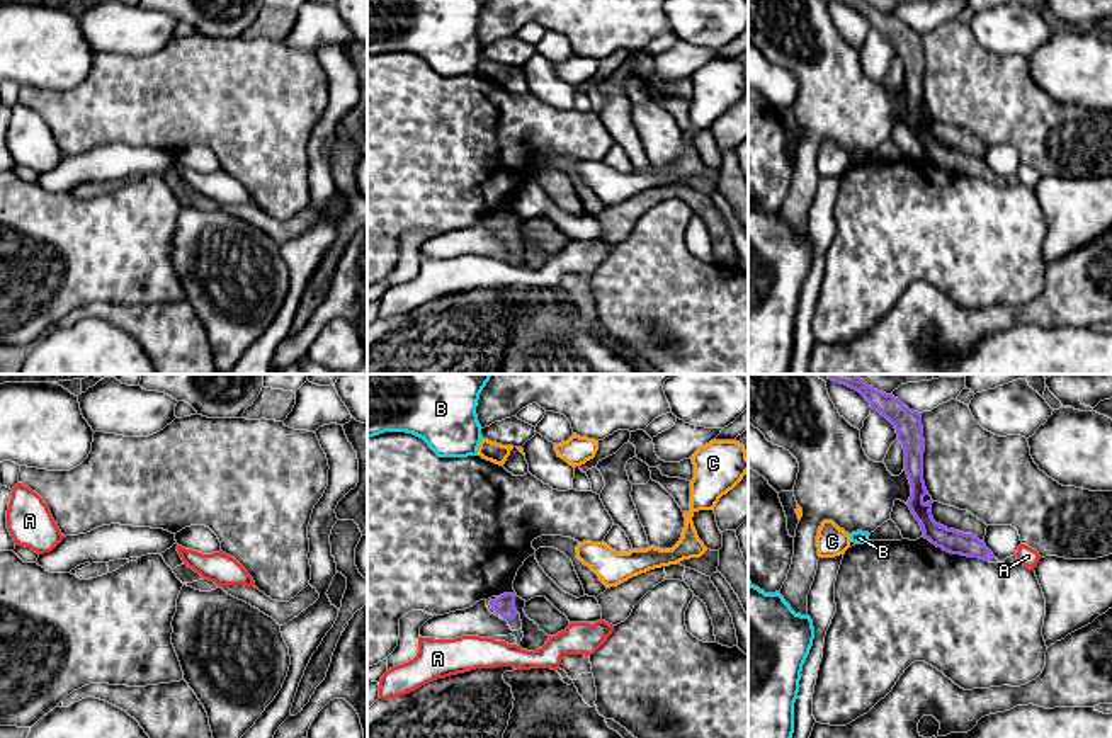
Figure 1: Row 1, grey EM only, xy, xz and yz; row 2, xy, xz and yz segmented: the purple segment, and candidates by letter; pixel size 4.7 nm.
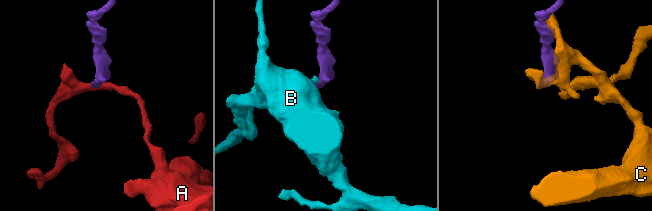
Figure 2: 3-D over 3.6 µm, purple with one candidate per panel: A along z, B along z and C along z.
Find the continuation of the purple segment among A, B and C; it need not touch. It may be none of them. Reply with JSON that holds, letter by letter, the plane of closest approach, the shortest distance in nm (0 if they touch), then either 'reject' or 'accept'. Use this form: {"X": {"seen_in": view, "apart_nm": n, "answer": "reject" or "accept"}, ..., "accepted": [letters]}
{"A": {"seen_in": "xz", "apart_nm": 100, "answer": "reject"}, "B": {"seen_in": "yz", "apart_nm": 220, "answer": "reject"}, "C": {"seen_in": "yz", "apart_nm": 320, "answer": "reject"}, "accepted": []}

